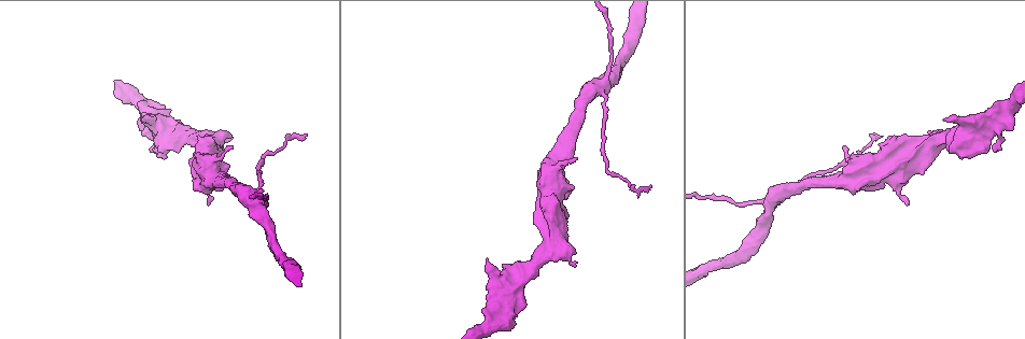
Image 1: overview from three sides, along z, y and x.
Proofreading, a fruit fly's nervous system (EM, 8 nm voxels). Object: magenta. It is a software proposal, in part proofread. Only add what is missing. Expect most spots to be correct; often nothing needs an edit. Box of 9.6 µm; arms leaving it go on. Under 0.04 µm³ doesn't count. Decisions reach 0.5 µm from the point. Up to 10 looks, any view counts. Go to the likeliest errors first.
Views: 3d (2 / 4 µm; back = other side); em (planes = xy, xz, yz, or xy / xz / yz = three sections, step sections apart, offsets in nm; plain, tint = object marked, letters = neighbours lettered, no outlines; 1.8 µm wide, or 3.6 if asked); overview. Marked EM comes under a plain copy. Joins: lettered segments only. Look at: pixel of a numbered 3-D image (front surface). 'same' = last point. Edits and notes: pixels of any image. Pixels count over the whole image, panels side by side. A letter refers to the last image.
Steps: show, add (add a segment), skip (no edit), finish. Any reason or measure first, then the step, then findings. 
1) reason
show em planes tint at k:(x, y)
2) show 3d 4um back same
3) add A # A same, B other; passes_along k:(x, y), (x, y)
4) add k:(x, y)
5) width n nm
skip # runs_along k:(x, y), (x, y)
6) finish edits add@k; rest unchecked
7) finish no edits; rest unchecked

branch stops here
show em xz step 8 tint at 1:(575, 265)

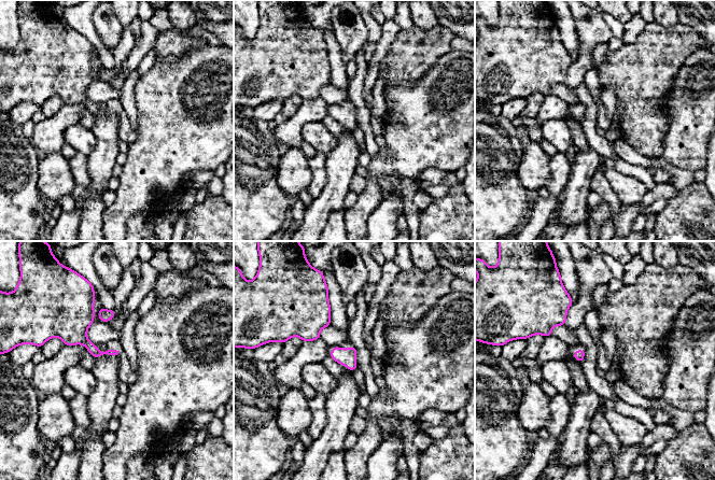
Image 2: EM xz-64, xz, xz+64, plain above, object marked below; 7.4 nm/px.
another direction
show em planes letters same

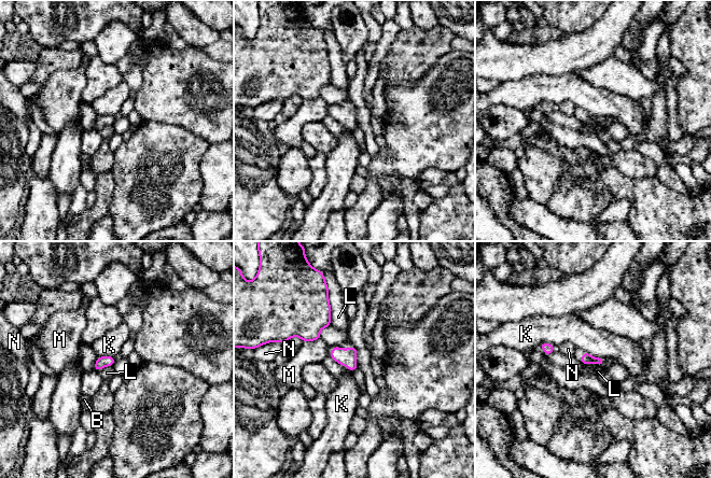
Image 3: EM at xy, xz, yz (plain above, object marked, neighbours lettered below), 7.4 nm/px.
longest_contact L 240 nm
skip # B other, K other, L other, M other, N other; no lettered segment goes on from it

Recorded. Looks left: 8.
branch stops here
show em xy step 8 letters at 1:(487, 259)

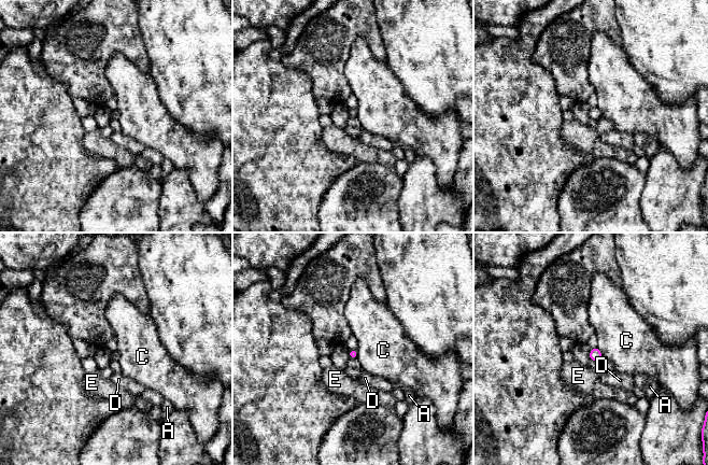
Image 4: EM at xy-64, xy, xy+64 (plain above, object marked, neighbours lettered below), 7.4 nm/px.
skip # A other, C other, D other, E other; border 4:(597, 347), (602, 358); none of them fits

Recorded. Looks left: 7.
show em 3.6um planes letters at 1:(908, 205)

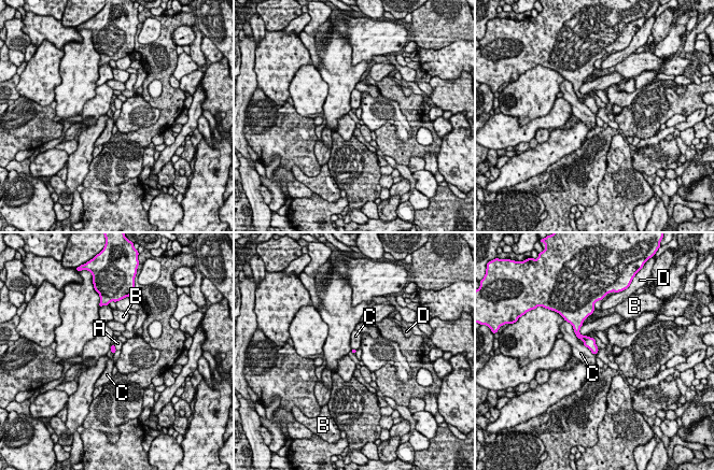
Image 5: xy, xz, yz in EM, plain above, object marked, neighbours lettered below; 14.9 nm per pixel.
skip # A other, B other, C other, D other; border 5:(572, 324), (573, 331), (578, 339); none of them fits

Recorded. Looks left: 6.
an open end
show em planes letters at 1:(892, 136)

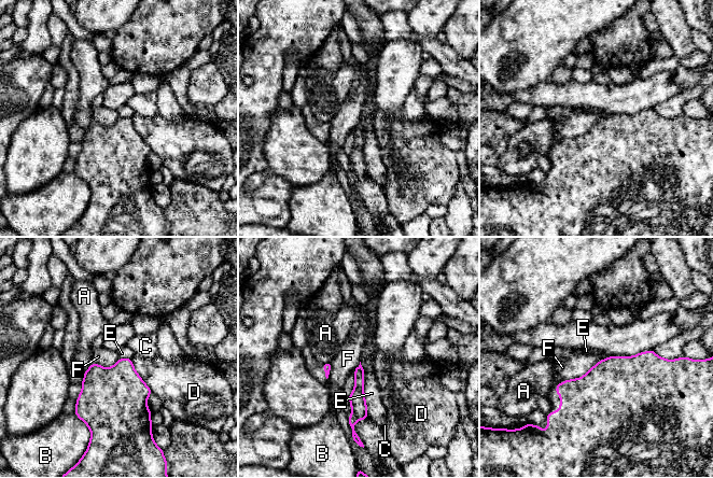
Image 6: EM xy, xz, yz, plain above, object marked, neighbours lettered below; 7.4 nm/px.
skip # A other, B other, C other, D other, E other, F other; border 6:(609, 355), (579, 377), (561, 382); no lettered segment goes on from it

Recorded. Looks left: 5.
finish no edits; rest unchecked

